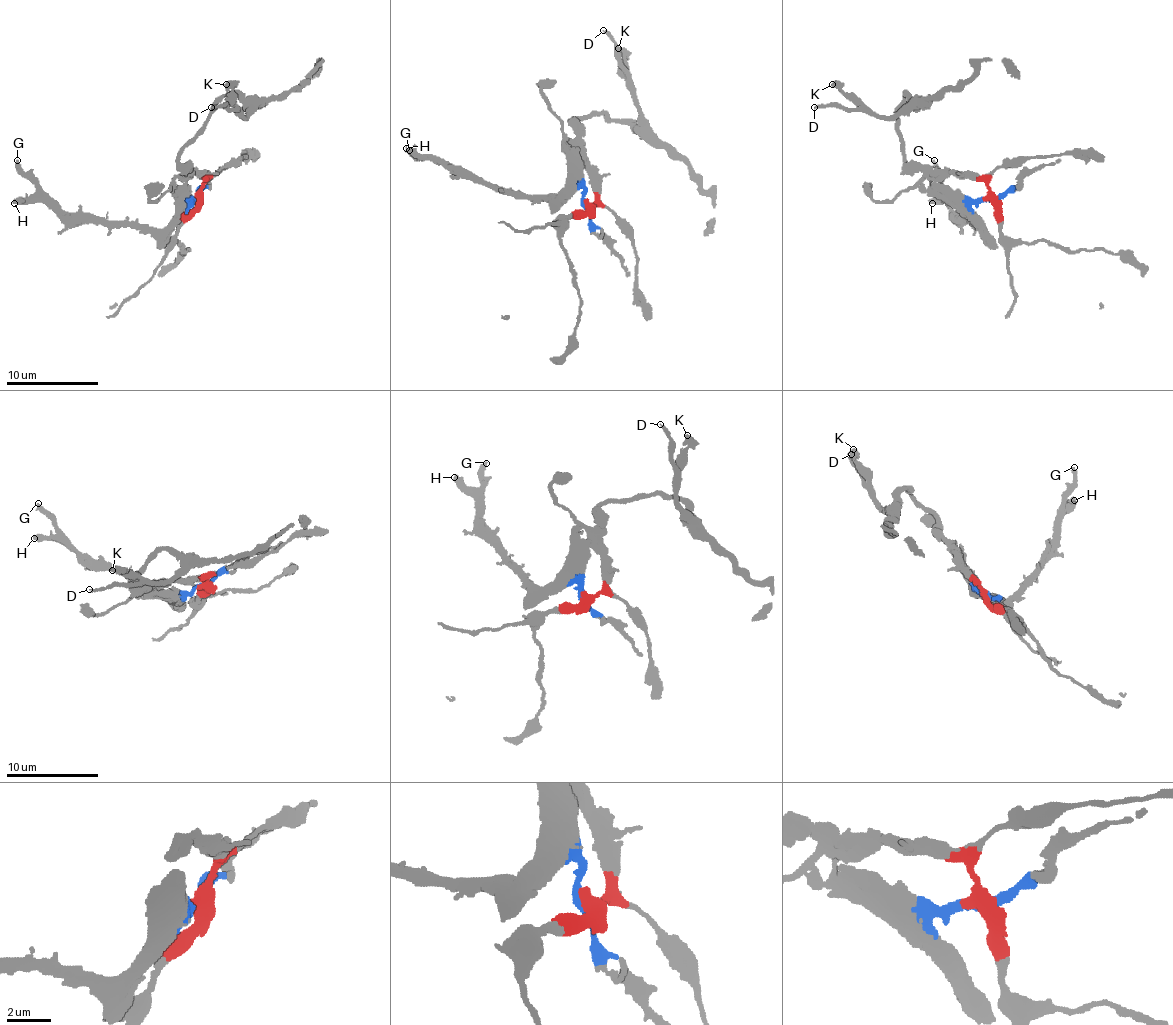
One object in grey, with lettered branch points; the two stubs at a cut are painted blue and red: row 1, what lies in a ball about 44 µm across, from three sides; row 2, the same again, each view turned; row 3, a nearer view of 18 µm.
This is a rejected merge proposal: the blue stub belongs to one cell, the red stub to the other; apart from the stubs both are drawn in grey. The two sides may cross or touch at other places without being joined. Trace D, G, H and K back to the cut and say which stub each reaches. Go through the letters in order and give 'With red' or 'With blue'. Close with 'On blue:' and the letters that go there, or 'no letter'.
D: With red
G: With blue
H: With blue
K: With red
On blue: G, H

